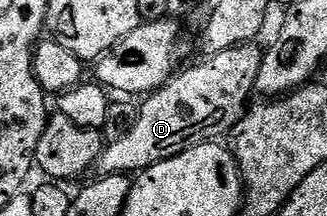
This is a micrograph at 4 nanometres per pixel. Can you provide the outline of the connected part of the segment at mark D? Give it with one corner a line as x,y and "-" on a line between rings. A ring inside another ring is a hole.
255,44
234,46
225,52
217,52
204,57
202,59
204,62
199,62
196,66
189,67
188,70
180,69
164,86
151,91
142,99
139,106
137,124
133,124
133,128
129,128
129,132
125,132
121,140
107,142
104,145
97,163
97,169
100,170
98,173
103,176
109,174
134,176
161,160
169,160
177,156
188,146
200,146
203,142
222,139
223,133
224,137
228,132
234,130
248,109
247,97
256,93
255,81
257,72
261,72
264,56
264,51
258,50
257,47
258,45

